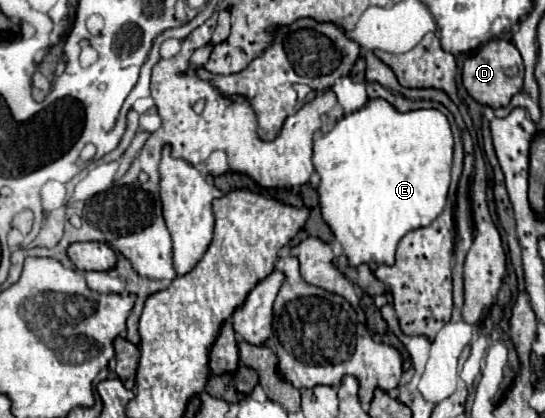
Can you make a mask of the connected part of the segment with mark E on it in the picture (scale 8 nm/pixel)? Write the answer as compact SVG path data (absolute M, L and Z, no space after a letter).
M374 98L360 110L342 116L332 130L314 140L314 168L320 176L318 198L324 222L342 244L350 266L364 262L394 264L400 238L428 226L440 216L448 196L452 166L452 132L448 118L436 108L398 112L388 100Z

